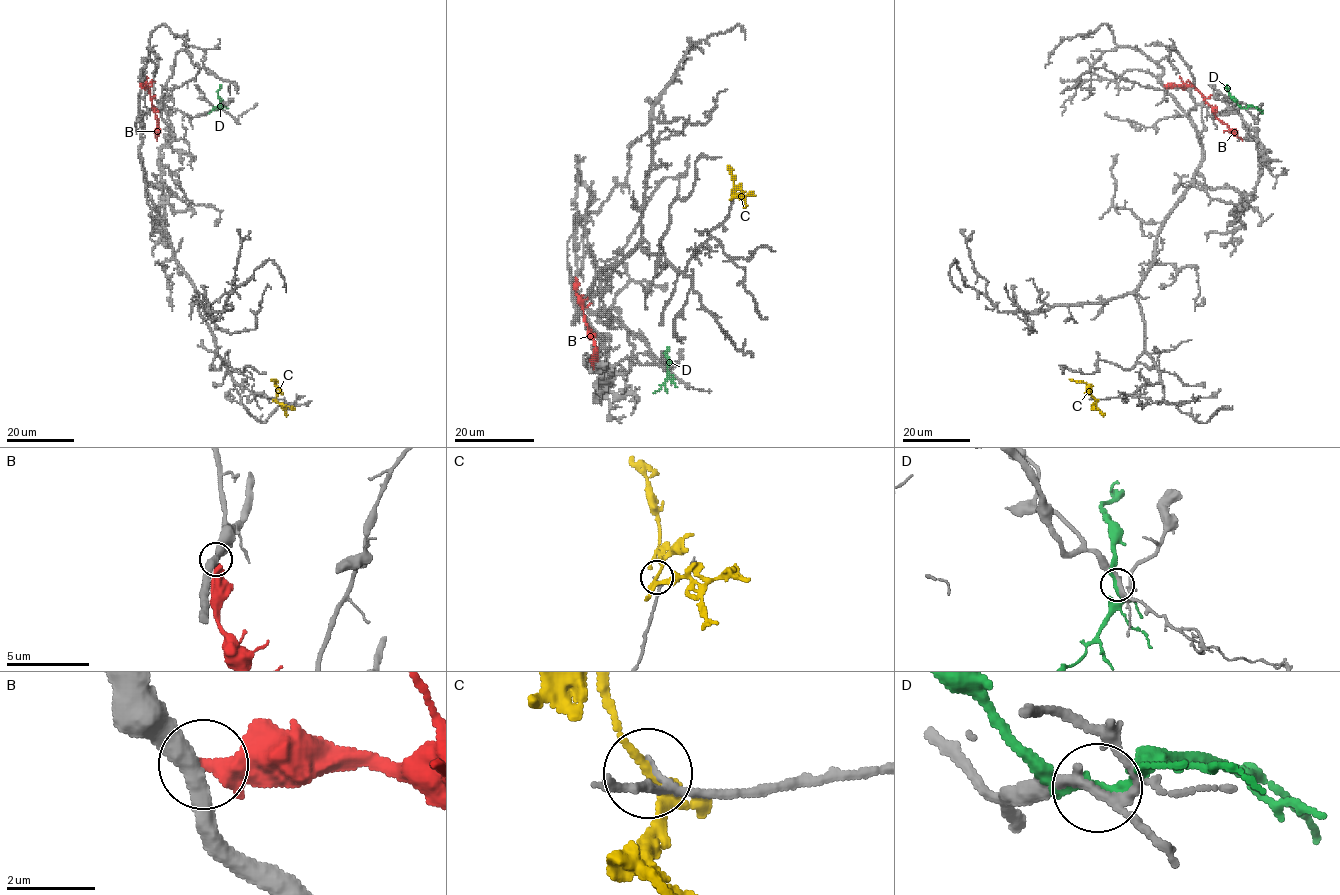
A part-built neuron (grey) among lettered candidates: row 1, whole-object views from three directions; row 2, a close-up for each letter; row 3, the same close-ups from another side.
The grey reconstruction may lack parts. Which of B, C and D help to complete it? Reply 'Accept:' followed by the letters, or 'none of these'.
Accept: none of these

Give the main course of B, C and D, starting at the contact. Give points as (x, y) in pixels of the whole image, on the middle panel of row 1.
B: (575, 277), (575, 292), (595, 347), (594, 369)
C: (732, 195), (731, 172), (726, 166)
D: (669, 371), (665, 354), (669, 346)

